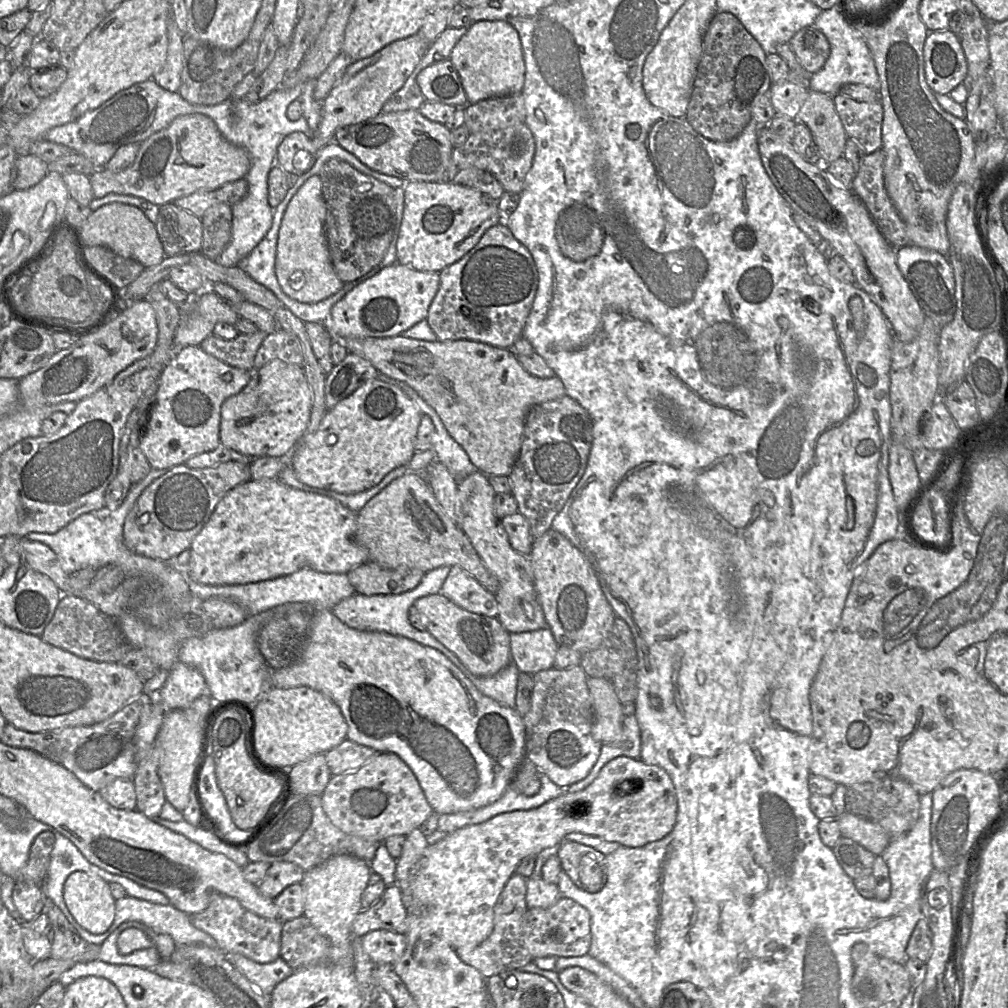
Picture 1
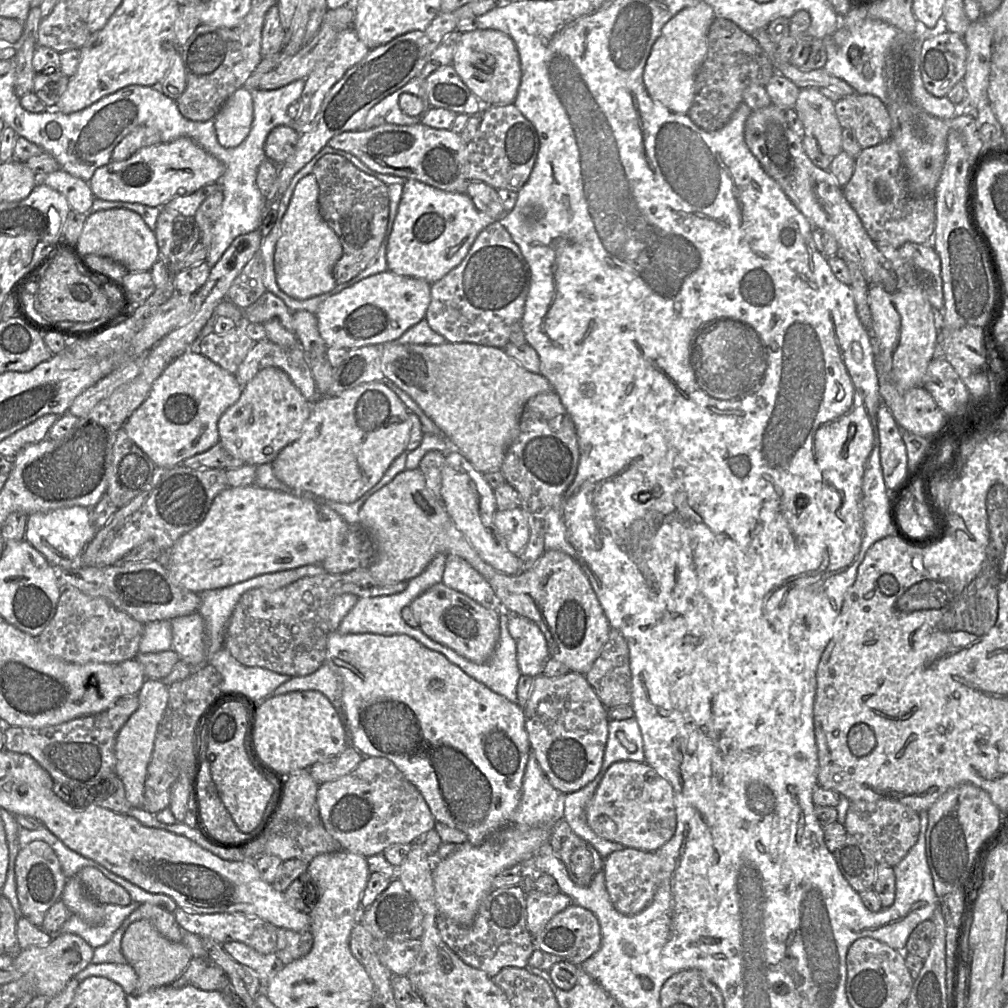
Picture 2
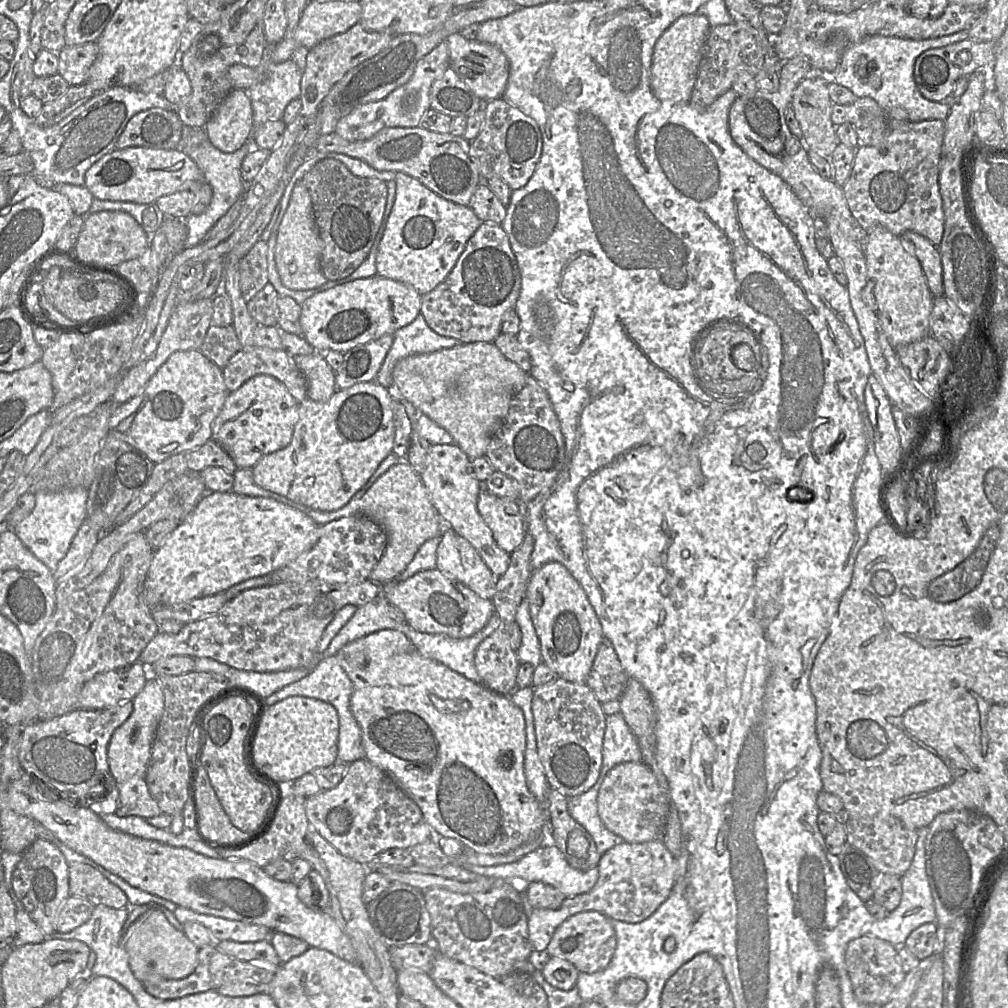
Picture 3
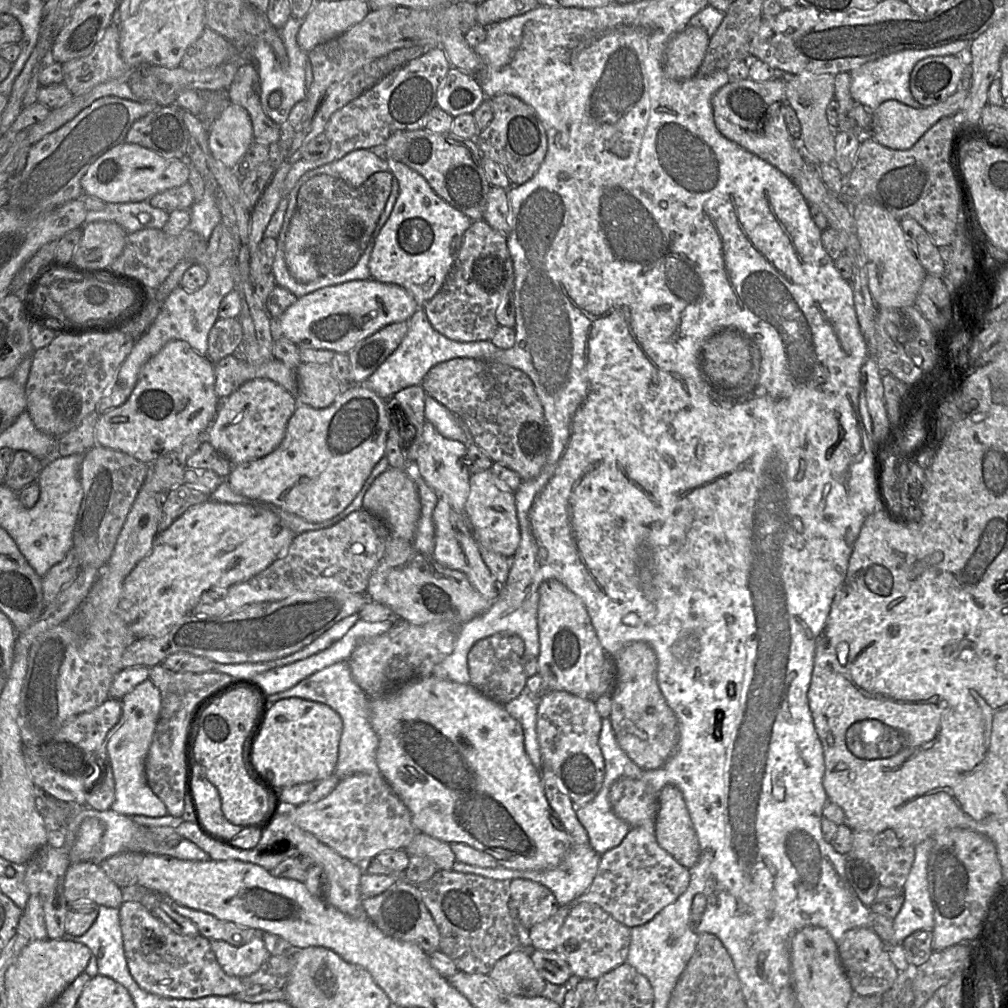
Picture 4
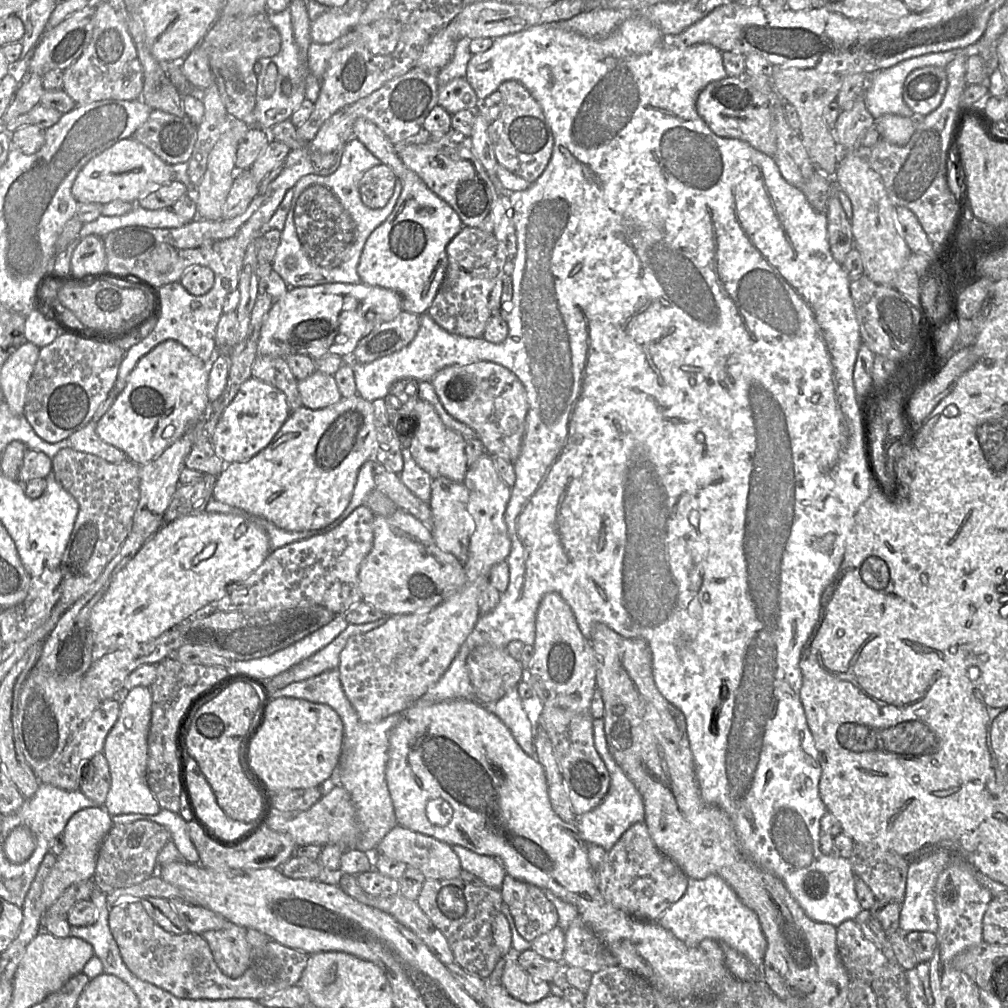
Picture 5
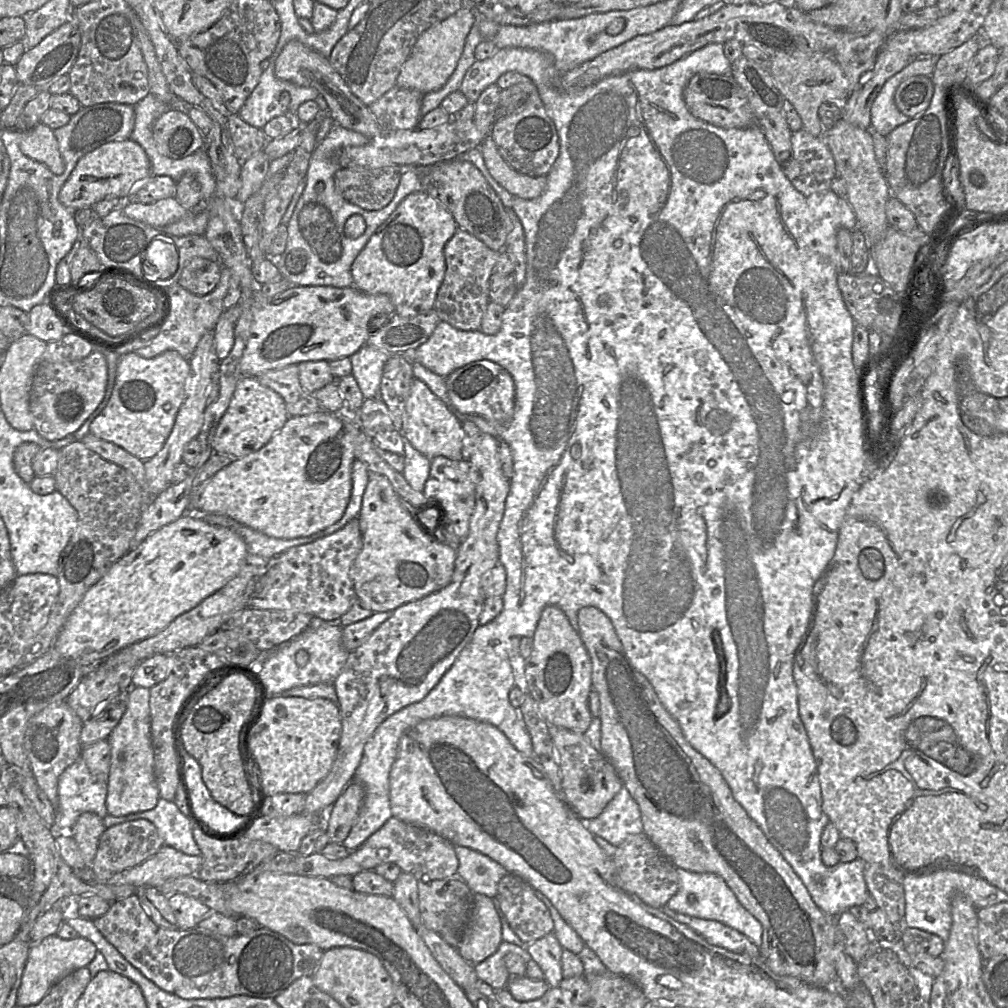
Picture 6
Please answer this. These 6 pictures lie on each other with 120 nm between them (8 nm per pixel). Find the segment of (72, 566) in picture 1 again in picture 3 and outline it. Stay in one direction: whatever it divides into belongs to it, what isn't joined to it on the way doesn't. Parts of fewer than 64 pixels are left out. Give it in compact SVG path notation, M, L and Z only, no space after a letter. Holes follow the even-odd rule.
M76 487L57 493L37 491L34 495L36 503L33 511L12 531L39 561L54 572L59 562L66 556L82 523L86 520L88 489Z

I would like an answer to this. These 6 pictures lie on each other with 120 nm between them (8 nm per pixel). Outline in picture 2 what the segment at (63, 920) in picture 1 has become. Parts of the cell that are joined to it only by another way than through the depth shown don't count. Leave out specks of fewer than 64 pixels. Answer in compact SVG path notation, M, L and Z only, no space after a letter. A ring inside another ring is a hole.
M63 934L43 947L22 949L13 959L12 969L32 973L37 980L37 996L55 996L92 961L94 949L75 934Z

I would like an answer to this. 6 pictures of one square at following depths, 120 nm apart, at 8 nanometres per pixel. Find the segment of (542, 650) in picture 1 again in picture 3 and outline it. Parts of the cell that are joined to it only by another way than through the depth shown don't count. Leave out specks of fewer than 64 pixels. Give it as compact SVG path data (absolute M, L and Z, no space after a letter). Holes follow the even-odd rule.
M526 597L522 599L517 609L515 623L520 626L522 632L521 646L517 650L519 662L537 667L542 663L541 644L536 634Z

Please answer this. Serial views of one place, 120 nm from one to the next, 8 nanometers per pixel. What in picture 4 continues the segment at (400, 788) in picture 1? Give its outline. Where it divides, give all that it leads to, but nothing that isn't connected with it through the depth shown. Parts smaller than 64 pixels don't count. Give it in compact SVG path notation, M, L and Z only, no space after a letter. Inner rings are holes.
M359 773L342 778L326 797L286 809L293 823L353 862L375 858L385 850L405 850L418 832L409 809L382 775Z

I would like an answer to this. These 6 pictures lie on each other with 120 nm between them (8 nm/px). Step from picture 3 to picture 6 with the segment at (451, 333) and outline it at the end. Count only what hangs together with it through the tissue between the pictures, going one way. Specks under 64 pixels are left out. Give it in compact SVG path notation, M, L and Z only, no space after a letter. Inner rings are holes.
M458 228L444 248L446 272L438 290L434 309L441 321L464 331L480 329L489 298L490 276L501 252L491 250L479 239Z

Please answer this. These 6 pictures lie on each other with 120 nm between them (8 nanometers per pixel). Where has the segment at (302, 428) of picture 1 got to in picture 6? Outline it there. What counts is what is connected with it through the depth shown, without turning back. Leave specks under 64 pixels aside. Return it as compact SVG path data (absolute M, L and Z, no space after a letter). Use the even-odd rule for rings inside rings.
M242 376L217 426L212 449L217 454L236 458L248 456L263 448L284 427L288 418L285 401L278 393L260 384L257 377Z

